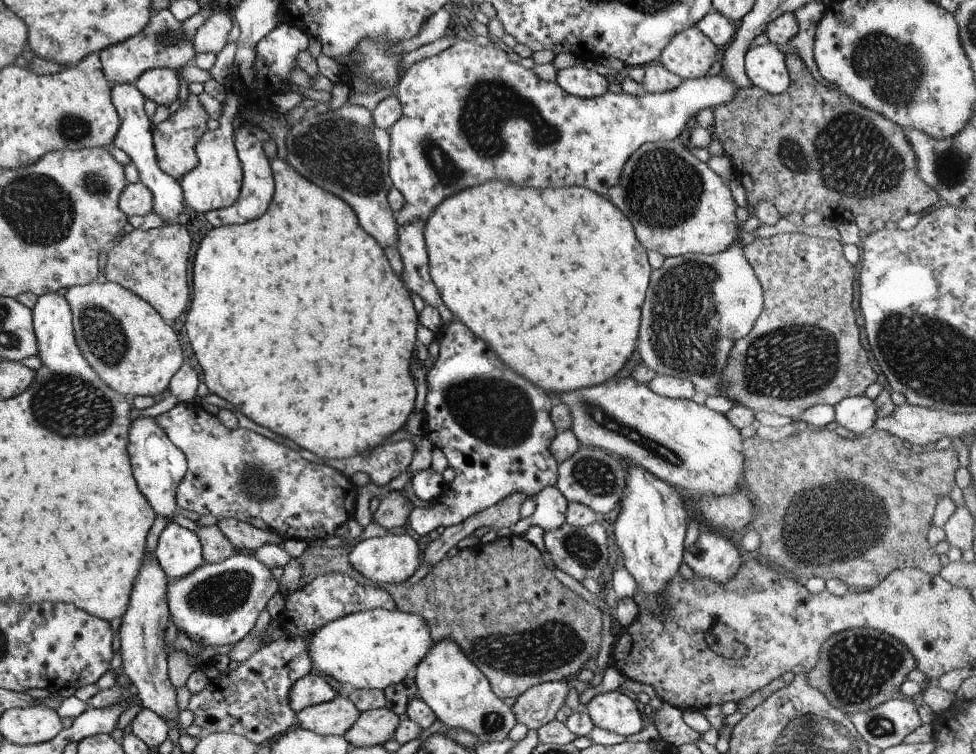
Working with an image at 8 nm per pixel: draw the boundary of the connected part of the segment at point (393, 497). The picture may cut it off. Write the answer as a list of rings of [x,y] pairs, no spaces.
[[[391,491],[385,496],[380,496],[379,499],[379,506],[371,514],[371,521],[385,530],[403,527],[413,504],[399,491]]]

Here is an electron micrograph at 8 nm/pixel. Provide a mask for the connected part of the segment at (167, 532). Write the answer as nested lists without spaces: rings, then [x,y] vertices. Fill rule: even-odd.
[[[171,522],[161,530],[154,556],[168,580],[179,580],[203,564],[197,536]]]

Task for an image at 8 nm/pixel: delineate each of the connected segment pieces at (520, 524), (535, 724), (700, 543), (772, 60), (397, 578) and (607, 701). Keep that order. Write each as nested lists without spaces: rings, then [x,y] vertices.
[[[555,486],[541,488],[533,500],[535,501],[533,514],[526,519],[521,519],[510,528],[514,535],[519,535],[521,531],[532,525],[537,526],[541,531],[549,532],[549,530],[561,528],[564,524],[567,502]]]
[[[550,681],[525,690],[510,707],[517,723],[527,729],[539,730],[553,722],[555,713],[564,705],[571,688],[567,682]]]
[[[700,528],[697,540],[682,555],[682,562],[693,572],[693,576],[713,580],[717,584],[729,582],[742,565],[738,546],[727,536],[713,530]]]
[[[775,44],[749,48],[744,55],[744,74],[752,87],[771,95],[785,92],[789,86],[785,54]]]
[[[385,534],[379,538],[367,538],[353,544],[346,556],[348,564],[370,581],[370,584],[404,583],[410,578],[422,561],[417,544],[407,534]]]
[[[617,689],[595,694],[585,704],[584,713],[593,726],[623,737],[642,730],[641,716],[633,700]]]

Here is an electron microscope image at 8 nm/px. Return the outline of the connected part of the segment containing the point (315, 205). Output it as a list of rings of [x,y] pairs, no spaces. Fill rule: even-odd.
[[[281,158],[268,160],[274,192],[263,216],[241,225],[213,227],[193,256],[193,300],[185,314],[185,334],[201,367],[209,393],[217,395],[255,424],[269,429],[297,444],[319,458],[341,459],[362,455],[385,443],[387,437],[399,431],[414,410],[416,386],[409,376],[409,358],[414,356],[417,312],[409,292],[391,270],[381,246],[366,234],[349,206],[343,200],[309,183]]]

